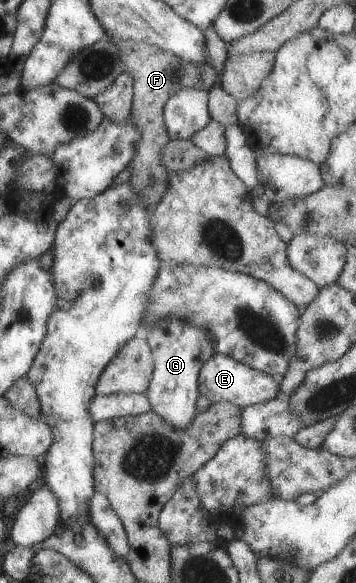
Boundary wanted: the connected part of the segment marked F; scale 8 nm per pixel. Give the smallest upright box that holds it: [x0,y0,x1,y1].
[109,39,221,210]

